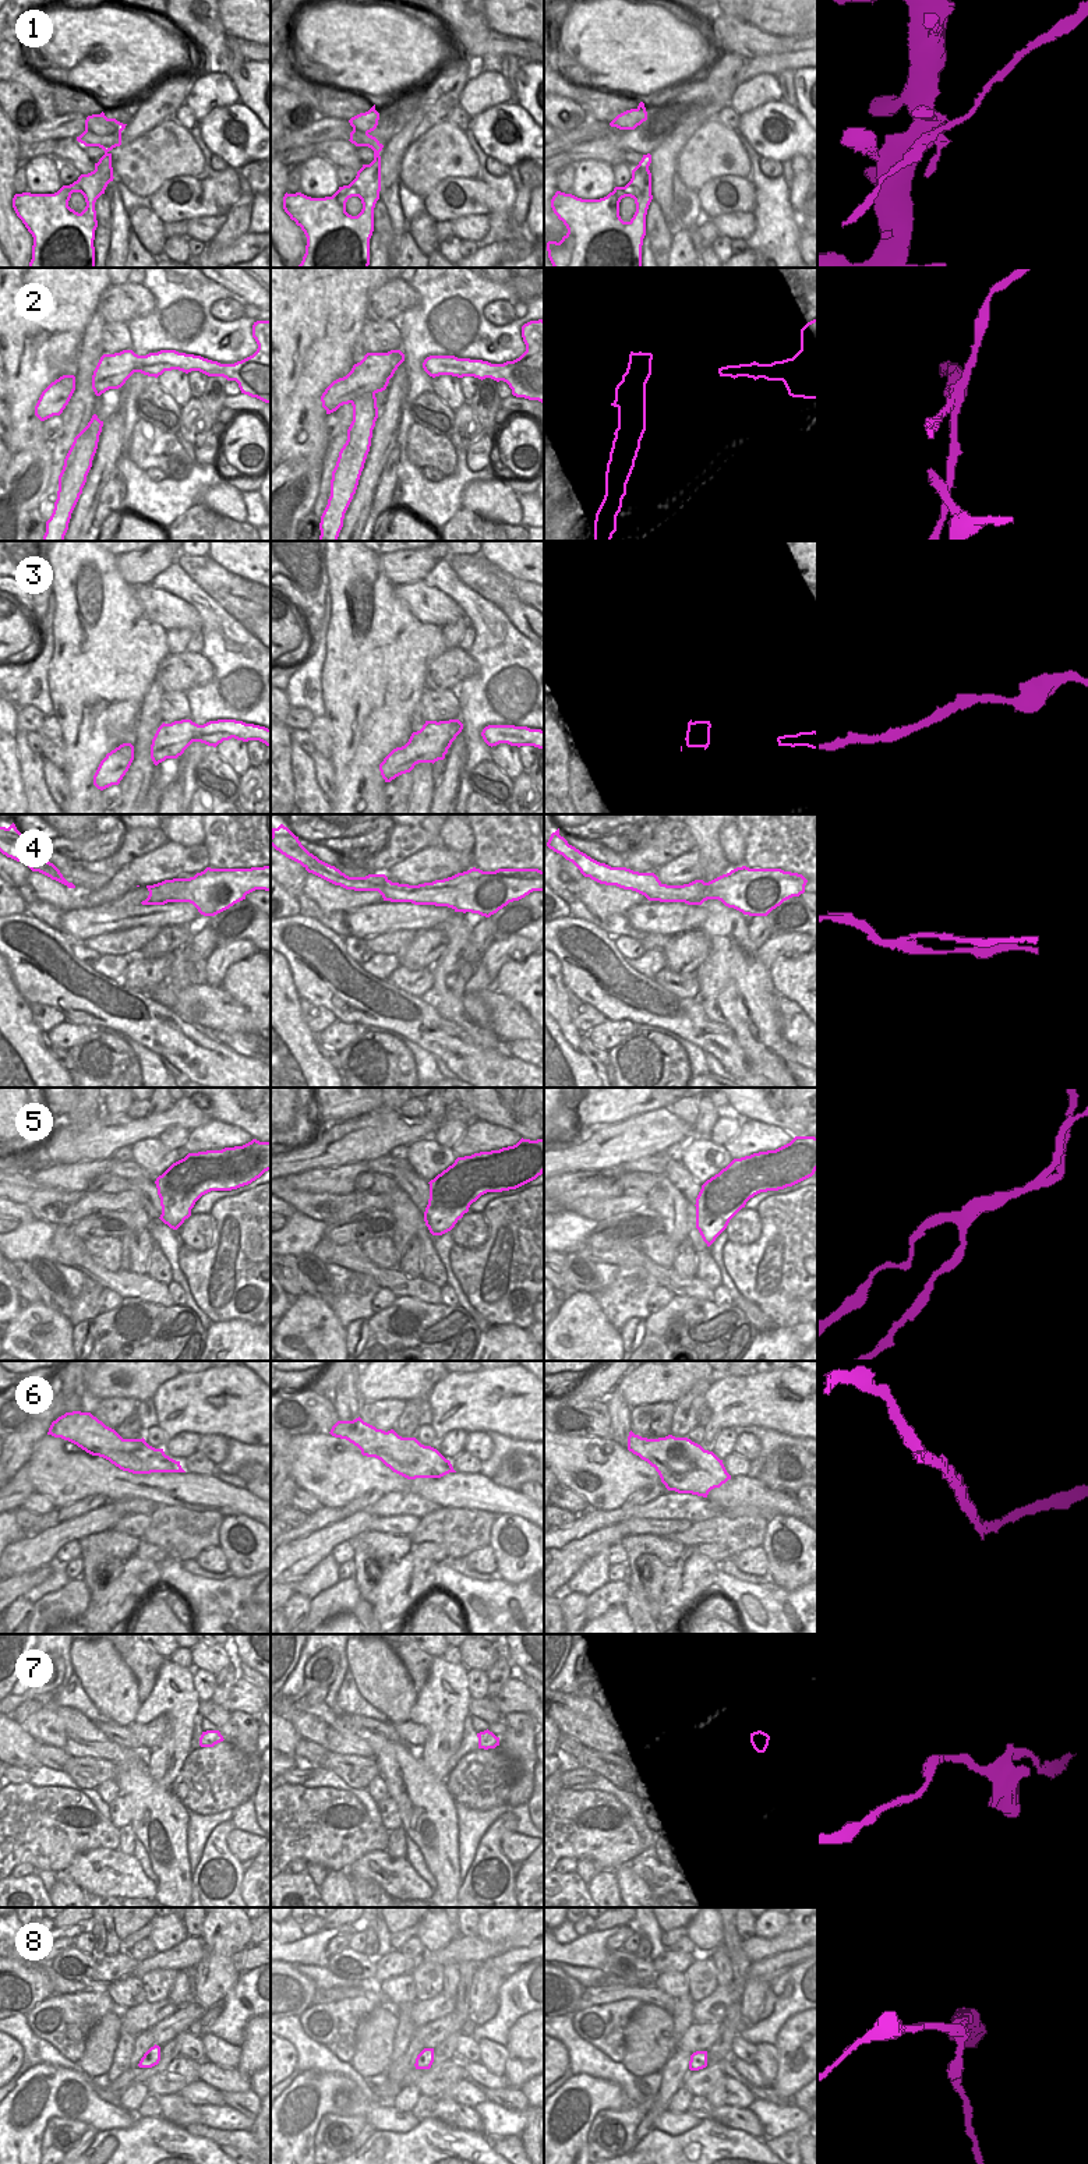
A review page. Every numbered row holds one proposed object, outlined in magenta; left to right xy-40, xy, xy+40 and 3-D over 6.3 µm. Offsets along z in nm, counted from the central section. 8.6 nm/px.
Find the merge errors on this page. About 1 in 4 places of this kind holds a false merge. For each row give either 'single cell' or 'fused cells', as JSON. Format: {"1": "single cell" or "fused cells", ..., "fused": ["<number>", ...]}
{"1": "single cell", "2": "fused cells", "3": "single cell", "4": "single cell", "5": "fused cells", "6": "single cell", "7": "single cell", "8": "single cell", "fused": ["2", "5"]}

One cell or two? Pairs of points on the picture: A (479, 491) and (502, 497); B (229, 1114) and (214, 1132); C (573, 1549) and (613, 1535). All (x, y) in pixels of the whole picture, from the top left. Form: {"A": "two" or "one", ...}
{"A": "one", "B": "two", "C": "one"}

